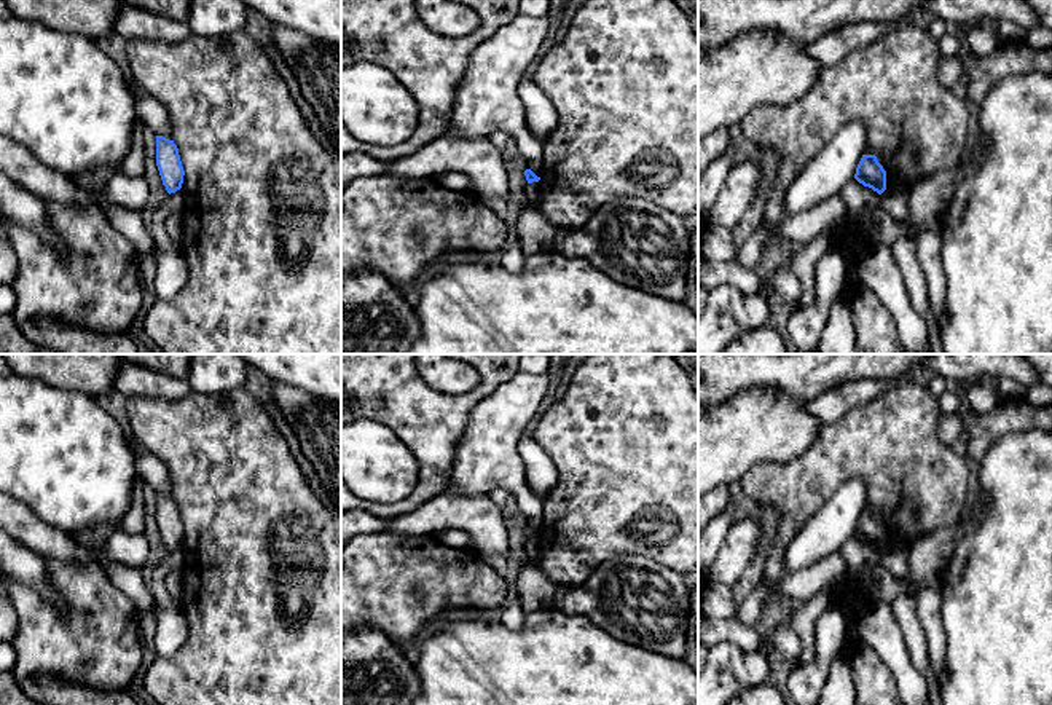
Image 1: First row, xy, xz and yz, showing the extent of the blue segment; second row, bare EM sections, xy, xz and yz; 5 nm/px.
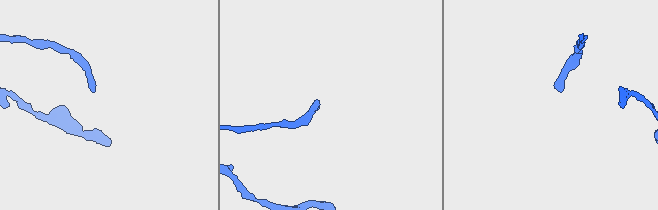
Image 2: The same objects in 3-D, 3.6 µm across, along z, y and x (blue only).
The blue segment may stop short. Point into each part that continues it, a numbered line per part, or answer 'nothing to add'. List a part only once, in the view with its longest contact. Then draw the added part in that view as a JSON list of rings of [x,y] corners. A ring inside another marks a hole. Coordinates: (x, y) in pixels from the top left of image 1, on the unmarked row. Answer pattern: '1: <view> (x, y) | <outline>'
nothing to add

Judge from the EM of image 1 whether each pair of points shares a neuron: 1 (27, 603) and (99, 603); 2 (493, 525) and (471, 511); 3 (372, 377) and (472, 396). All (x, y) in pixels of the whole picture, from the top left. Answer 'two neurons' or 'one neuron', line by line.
1: one neuron
2: one neuron
3: one neuron

